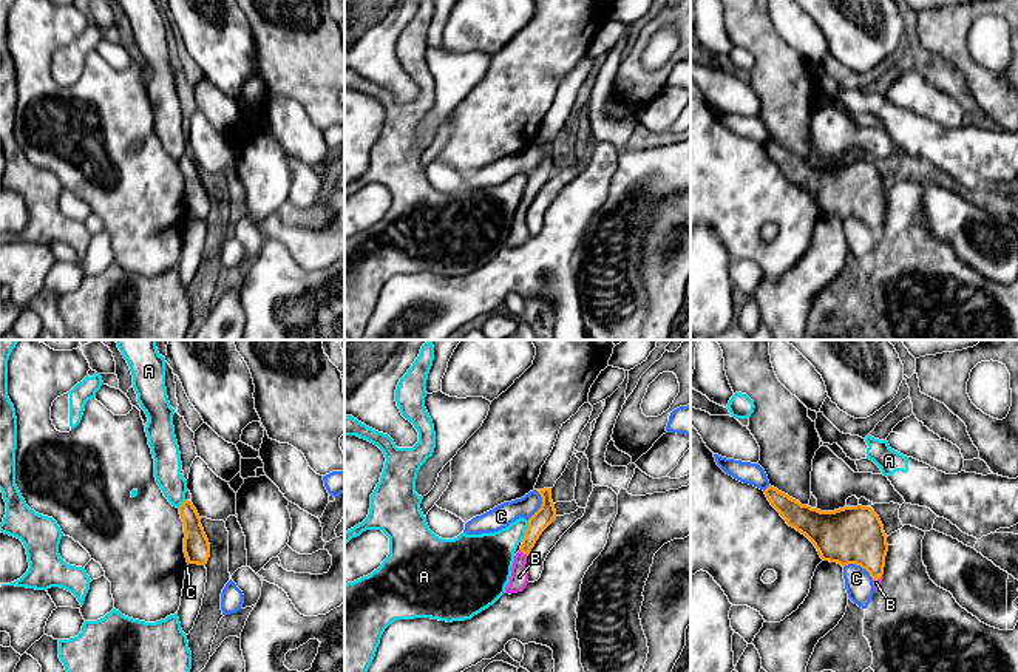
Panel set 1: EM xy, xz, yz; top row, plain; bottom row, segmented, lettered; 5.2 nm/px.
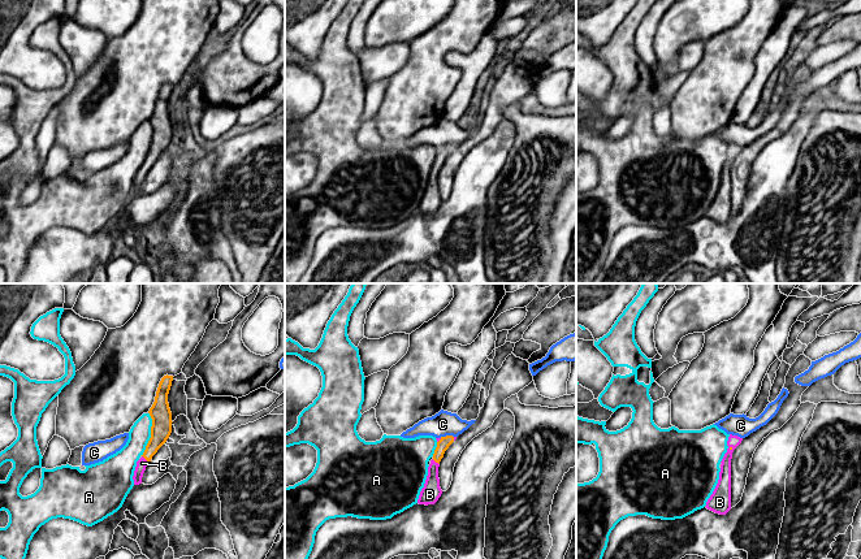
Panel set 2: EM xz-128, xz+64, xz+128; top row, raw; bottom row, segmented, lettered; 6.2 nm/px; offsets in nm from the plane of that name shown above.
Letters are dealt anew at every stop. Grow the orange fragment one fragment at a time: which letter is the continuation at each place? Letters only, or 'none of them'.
B

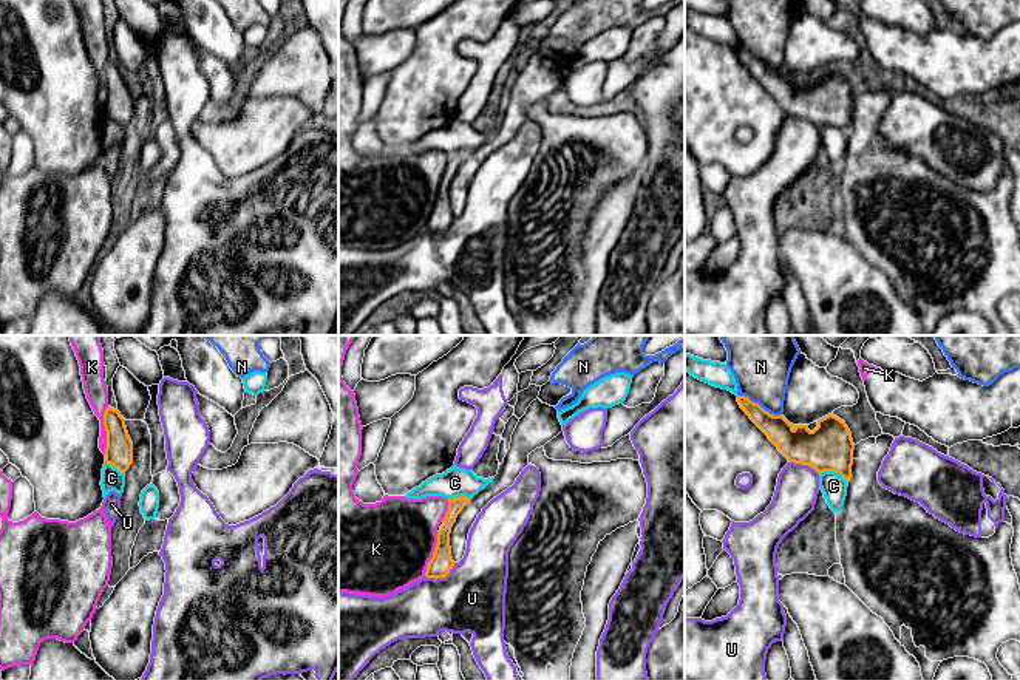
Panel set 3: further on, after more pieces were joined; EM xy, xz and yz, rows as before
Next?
none of them

